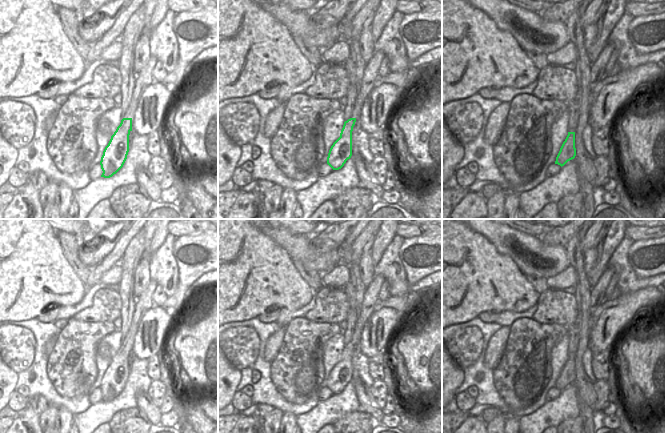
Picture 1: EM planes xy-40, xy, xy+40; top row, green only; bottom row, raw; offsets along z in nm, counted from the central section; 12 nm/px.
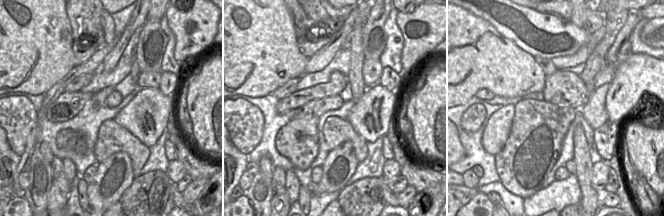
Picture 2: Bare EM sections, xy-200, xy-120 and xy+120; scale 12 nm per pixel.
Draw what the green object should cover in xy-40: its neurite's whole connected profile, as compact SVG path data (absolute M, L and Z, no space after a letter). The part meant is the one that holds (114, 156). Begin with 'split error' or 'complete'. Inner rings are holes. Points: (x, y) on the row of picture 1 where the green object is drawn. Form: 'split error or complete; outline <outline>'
split error; outline M151 56L148 63L136 76L135 88L128 110L117 127L108 145L103 151L100 165L103 171L101 177L110 178L124 165L129 152L129 135L132 131L132 122L140 97L153 81L153 69L157 59Z

